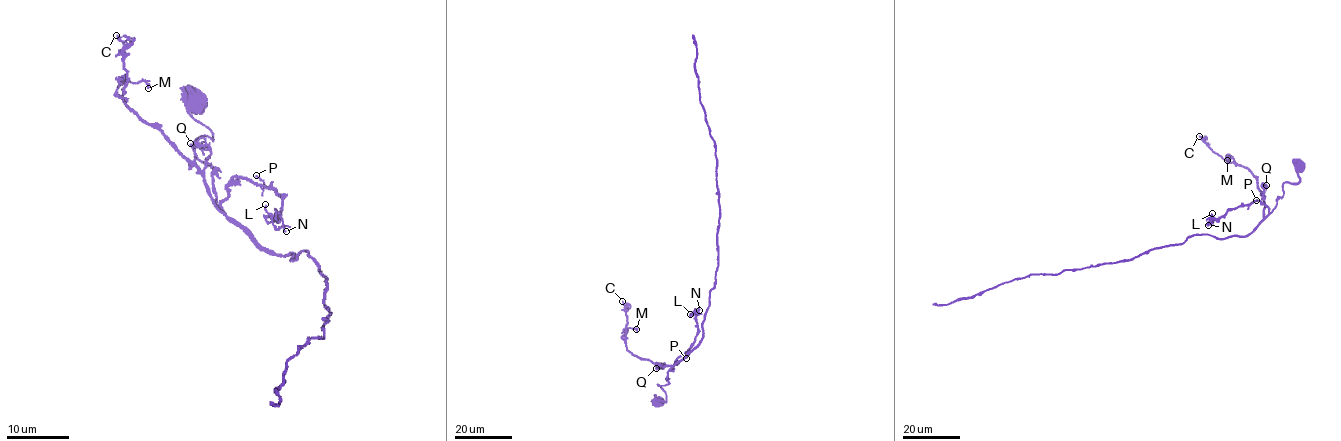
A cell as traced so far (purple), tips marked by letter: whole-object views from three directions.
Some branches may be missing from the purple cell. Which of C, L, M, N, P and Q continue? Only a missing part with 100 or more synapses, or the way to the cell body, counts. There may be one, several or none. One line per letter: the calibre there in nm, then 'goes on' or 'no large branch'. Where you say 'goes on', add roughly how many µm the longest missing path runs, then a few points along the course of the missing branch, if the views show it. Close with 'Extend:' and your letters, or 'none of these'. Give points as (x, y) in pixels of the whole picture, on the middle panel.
C: calibre 130 nm; no large branch
L: calibre 150 nm; no large branch
M: calibre 280 nm; no large branch
N: calibre 190 nm; no large branch
P: calibre 160 nm; no large branch
Q: calibre 340 nm; no large branch
Extend: none of these

